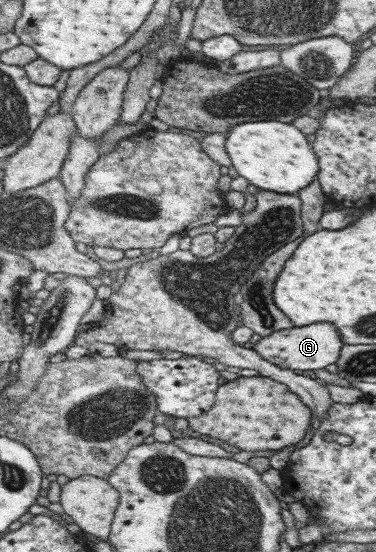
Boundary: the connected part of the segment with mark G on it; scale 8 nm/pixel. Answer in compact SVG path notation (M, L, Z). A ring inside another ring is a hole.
M315 323L313 327L290 327L270 333L259 339L252 350L256 351L263 360L277 367L286 370L313 371L335 363L340 358L342 345L343 341L331 323Z

